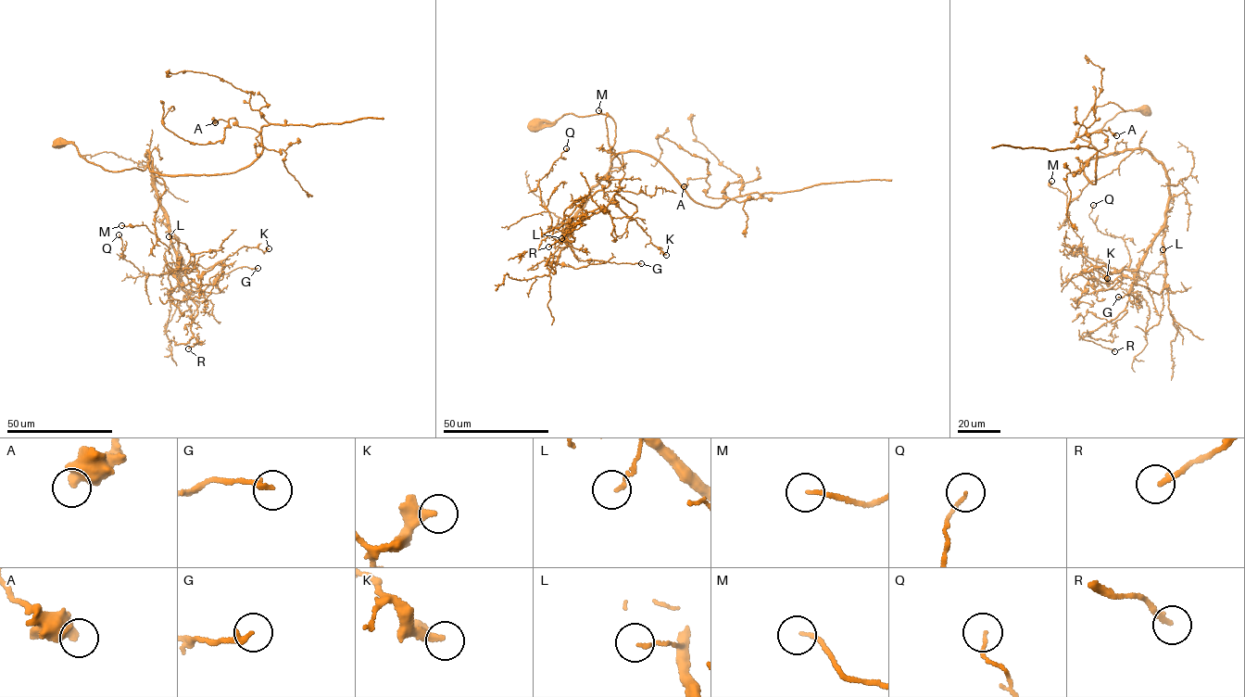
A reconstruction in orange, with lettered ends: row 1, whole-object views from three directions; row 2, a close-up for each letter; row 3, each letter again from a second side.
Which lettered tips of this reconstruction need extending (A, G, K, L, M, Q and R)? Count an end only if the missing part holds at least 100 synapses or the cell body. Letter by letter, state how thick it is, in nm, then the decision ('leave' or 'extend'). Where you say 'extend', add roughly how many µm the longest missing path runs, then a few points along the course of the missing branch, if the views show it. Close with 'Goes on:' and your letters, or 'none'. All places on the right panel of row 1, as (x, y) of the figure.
A: calibre 550 nm; leave
G: calibre 220 nm; leave
K: calibre 360 nm; leave
L: calibre 110 nm; leave
M: calibre 130 nm; leave
Q: calibre 120 nm; leave
R: calibre 190 nm; leave
Goes on: none

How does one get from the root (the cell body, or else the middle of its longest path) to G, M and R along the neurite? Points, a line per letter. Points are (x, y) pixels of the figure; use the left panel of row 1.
G: (56, 143), (71, 143), (115, 171), (144, 171), (148, 150), (182, 290), (257, 268)
M: (56, 143), (71, 143), (115, 171), (144, 171), (152, 156), (165, 190), (156, 233), (121, 225)
R: (56, 143), (115, 171), (144, 171), (150, 154), (179, 285), (198, 312), (190, 326), (202, 342), (188, 348)

